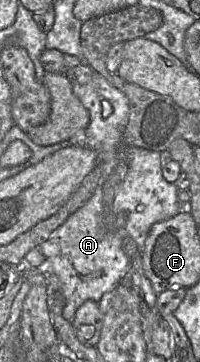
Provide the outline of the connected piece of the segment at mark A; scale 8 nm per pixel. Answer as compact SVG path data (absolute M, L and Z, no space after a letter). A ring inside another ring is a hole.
M94 71L94 75L92 80L84 85L80 84L72 84L73 85L73 92L79 98L79 100L82 102L82 104L87 108L87 110L90 112L90 122L89 125L86 128L86 136L87 136L87 147L93 149L97 155L98 155L98 164L101 166L101 177L98 182L98 186L93 194L93 196L84 204L81 208L79 208L76 212L71 214L67 220L59 226L46 240L43 242L39 249L43 253L43 255L46 258L46 267L41 270L46 270L49 275L51 275L49 284L48 284L48 296L49 296L49 313L50 313L50 296L52 295L53 291L60 291L64 297L65 305L63 308L63 317L68 320L72 321L77 309L87 300L92 300L98 303L98 301L101 299L101 297L108 291L112 290L116 285L118 285L124 277L126 277L130 270L130 259L125 254L125 252L122 249L122 241L125 237L129 236L134 239L136 242L138 248L142 250L145 244L145 240L147 238L147 235L150 231L150 228L153 224L157 222L161 222L164 220L167 220L169 218L174 217L177 215L182 209L183 205L178 200L178 189L174 183L168 182L163 174L162 174L162 167L163 163L165 161L165 154L162 154L157 151L151 151L139 147L134 146L127 146L124 145L122 142L123 134L125 132L126 126L129 121L129 112L130 112L130 105L128 98L126 95L120 91L118 88L111 85L108 80L106 80L101 74ZM108 101L113 106L113 112L112 114L104 118L102 114L102 102Z

